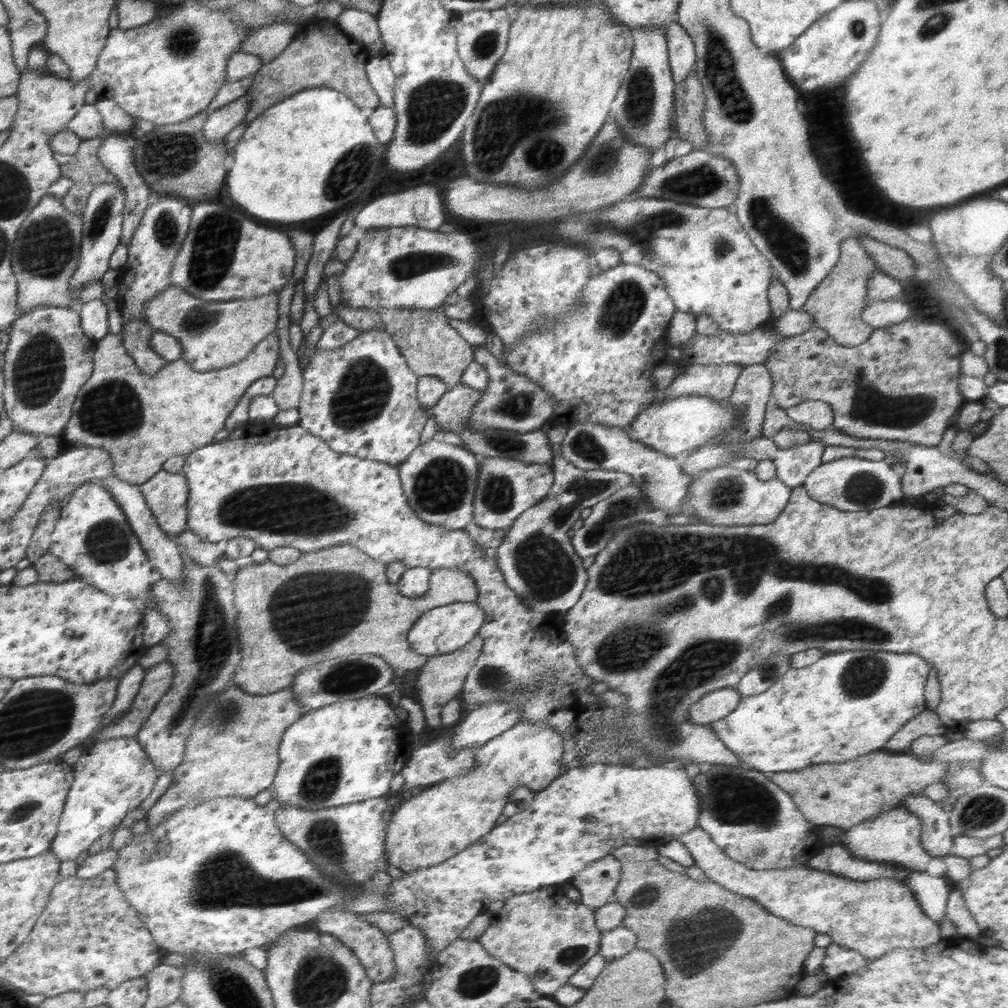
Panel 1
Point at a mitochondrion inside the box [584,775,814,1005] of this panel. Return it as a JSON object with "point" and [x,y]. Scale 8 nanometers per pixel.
{"point":[697,940]}

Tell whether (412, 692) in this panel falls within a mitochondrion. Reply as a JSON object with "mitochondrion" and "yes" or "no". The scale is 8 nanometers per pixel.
{"mitochondrion":"no"}

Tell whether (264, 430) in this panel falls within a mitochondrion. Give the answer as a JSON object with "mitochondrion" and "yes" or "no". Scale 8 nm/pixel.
{"mitochondrion":"no"}

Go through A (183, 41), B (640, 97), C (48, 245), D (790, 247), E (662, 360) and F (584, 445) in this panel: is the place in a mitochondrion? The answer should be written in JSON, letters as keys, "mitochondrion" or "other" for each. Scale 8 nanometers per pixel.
{"A":"mitochondrion","B":"mitochondrion","C":"mitochondrion","D":"mitochondrion","E":"other","F":"mitochondrion"}

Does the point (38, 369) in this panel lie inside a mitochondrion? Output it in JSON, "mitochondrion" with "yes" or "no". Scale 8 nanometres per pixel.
{"mitochondrion":"yes"}

